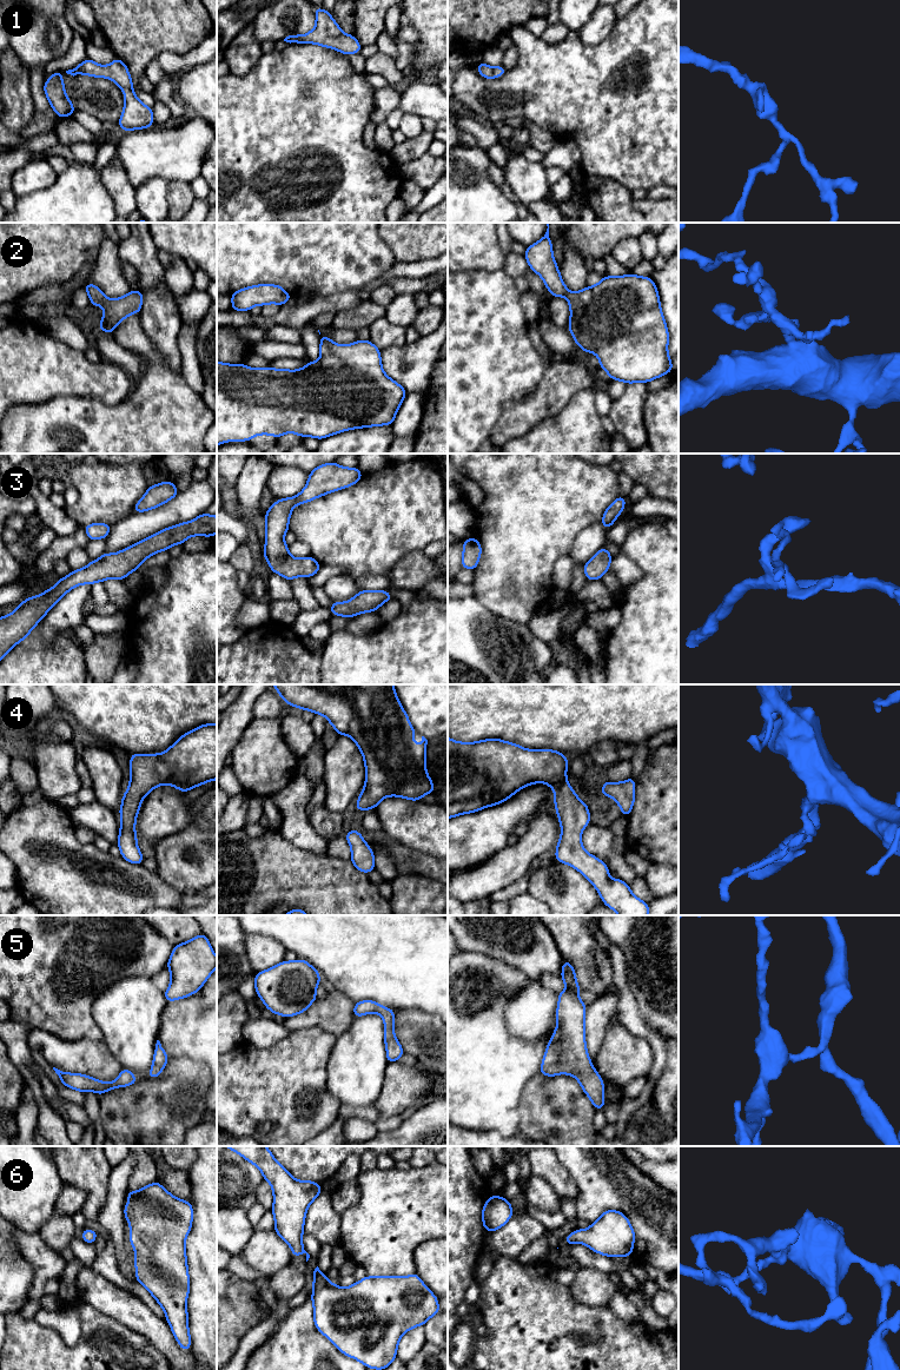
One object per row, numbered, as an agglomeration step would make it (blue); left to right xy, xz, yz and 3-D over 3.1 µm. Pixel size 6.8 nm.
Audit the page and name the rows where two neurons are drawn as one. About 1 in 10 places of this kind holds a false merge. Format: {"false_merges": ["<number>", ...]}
{"false_merges": []}

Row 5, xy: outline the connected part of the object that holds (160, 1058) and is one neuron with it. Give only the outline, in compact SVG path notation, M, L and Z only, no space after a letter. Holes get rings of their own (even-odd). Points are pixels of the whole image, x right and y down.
M157 1040L155 1044L155 1051L153 1054L153 1063L152 1067L150 1070L150 1074L147 1076L147 1079L153 1079L160 1076L161 1071L164 1070L165 1065L168 1063L168 1057L161 1046L160 1041Z

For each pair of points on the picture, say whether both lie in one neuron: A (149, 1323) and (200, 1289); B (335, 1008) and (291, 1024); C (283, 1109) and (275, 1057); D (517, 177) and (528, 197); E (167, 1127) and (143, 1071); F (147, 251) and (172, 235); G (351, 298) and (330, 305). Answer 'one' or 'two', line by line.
A: two
B: one
C: one
D: one
E: two
F: two
G: one

